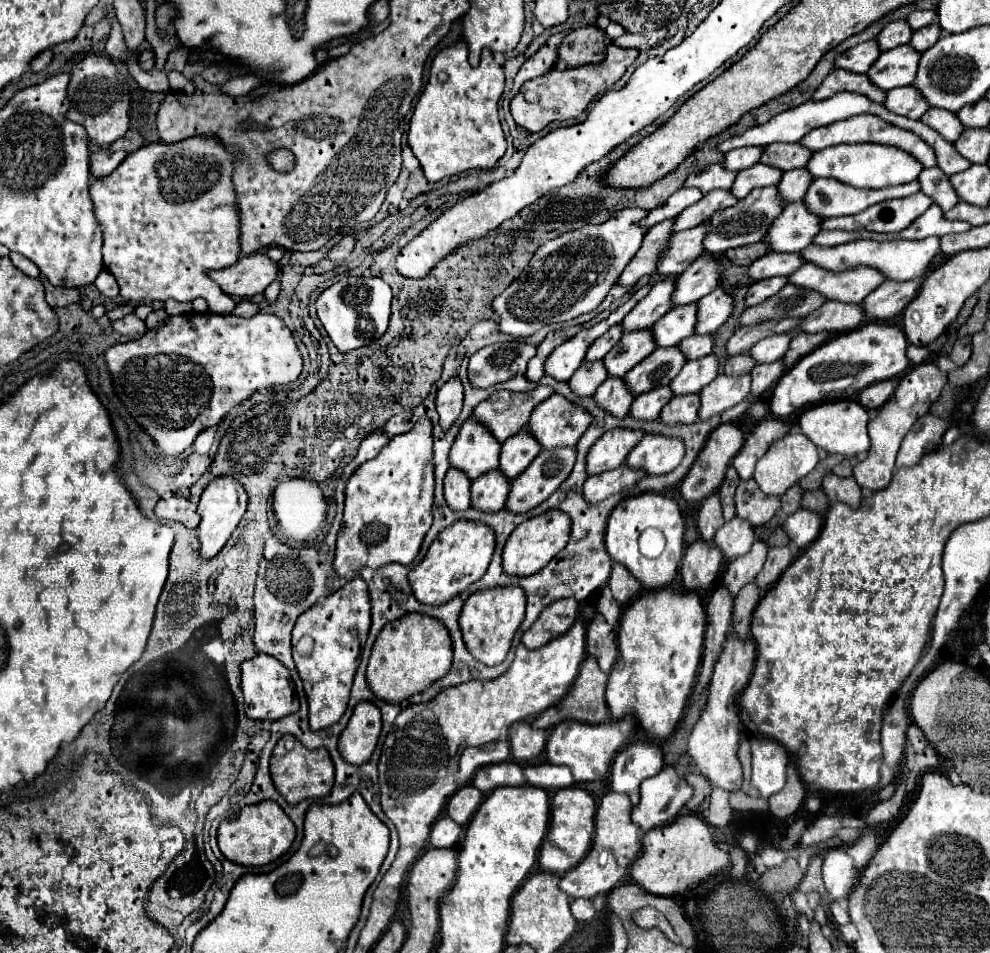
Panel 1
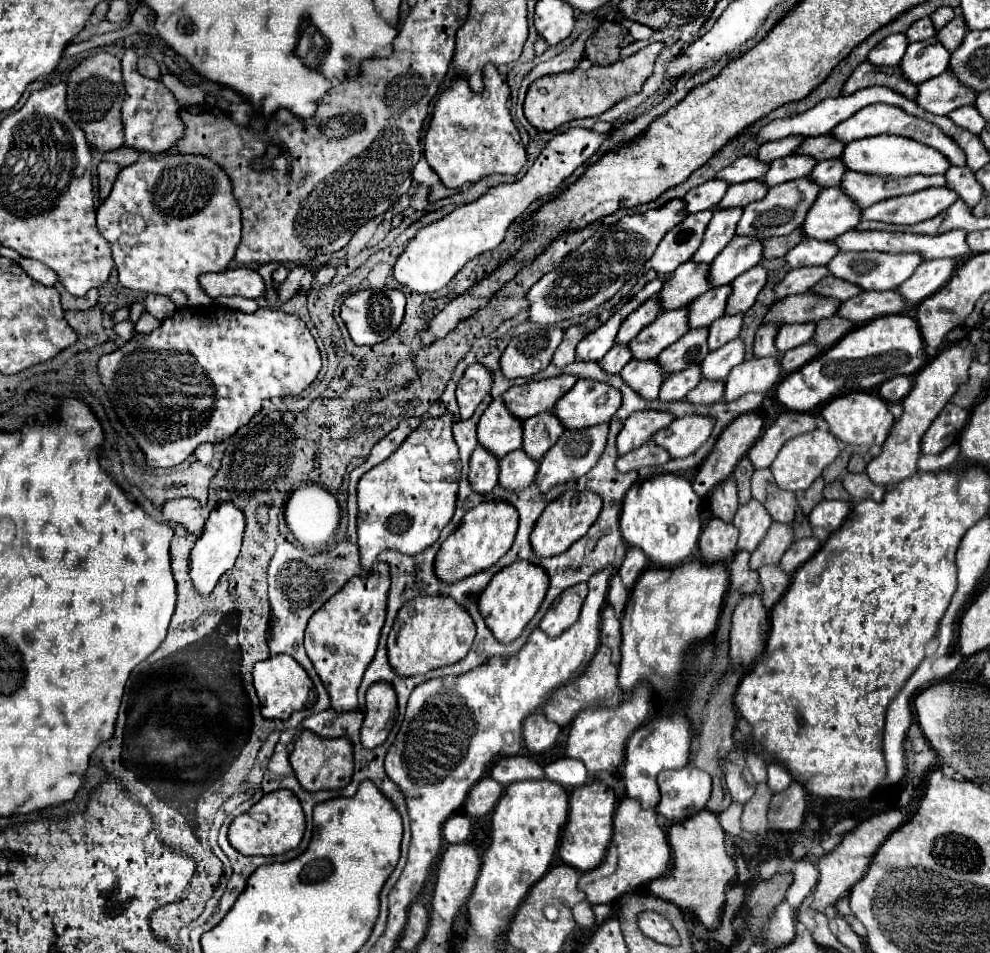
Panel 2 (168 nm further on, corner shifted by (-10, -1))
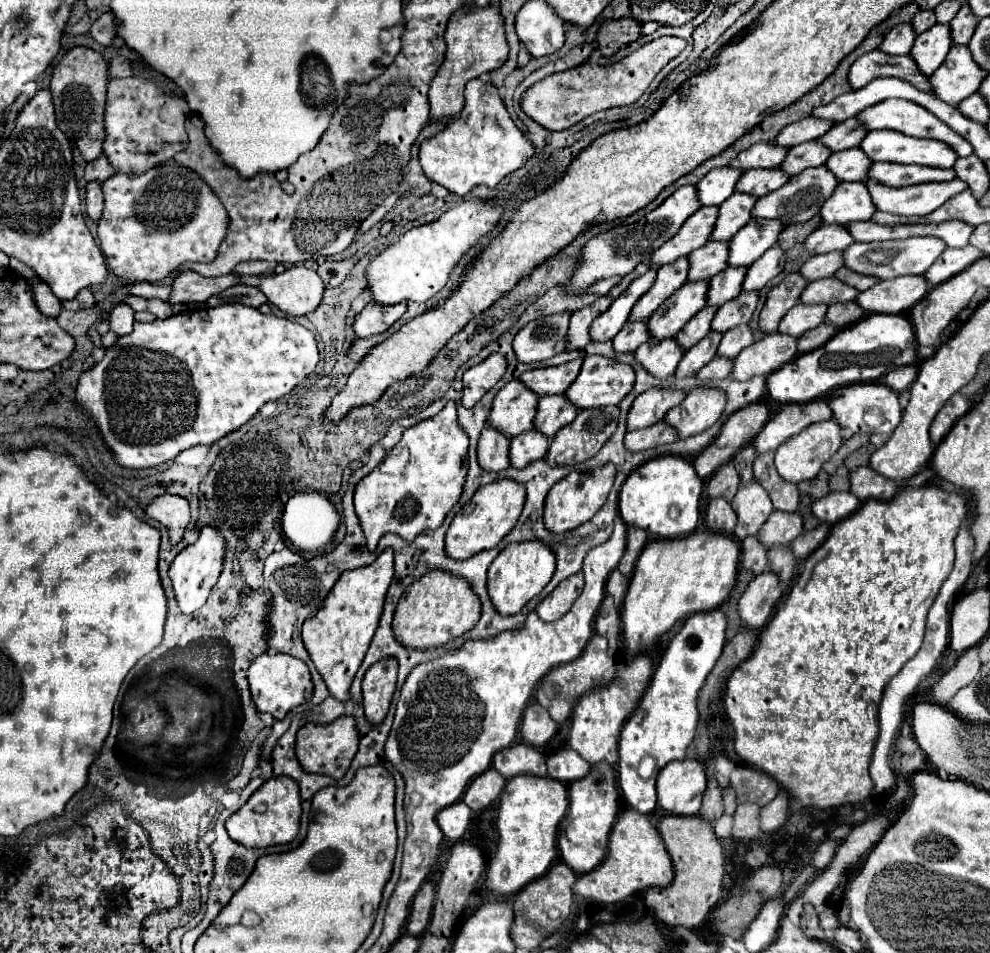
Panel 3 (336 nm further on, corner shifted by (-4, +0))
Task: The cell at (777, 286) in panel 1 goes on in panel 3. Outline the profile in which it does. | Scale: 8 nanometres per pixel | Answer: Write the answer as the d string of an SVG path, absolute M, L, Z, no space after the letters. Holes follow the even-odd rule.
M830 252L830 254L818 254L818 256L812 256L802 268L800 272L812 282L812 280L818 280L818 278L828 278L832 276L838 268L842 268L842 254L844 252Z

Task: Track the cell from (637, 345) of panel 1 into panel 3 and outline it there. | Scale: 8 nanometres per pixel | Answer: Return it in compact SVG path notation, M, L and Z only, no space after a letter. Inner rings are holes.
M696 280L682 284L648 320L650 334L654 338L676 336L682 326L706 306L708 280Z

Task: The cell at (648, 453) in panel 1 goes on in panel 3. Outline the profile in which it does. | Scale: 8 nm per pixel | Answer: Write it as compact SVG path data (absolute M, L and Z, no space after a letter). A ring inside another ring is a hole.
M698 386L690 390L690 394L666 414L666 420L670 426L678 430L680 438L686 438L710 428L724 412L724 406L726 406L724 390Z

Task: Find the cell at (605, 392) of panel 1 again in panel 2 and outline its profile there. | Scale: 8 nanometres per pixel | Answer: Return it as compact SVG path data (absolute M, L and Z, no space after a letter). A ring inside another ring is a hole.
M628 361L620 375L624 383L646 401L658 397L660 385L664 381L664 377L660 377L660 369L656 369L656 361Z

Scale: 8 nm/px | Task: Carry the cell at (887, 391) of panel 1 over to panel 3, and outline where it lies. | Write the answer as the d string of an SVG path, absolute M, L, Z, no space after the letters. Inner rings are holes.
M912 364L912 366L902 366L902 368L894 368L886 374L886 384L890 388L894 388L894 392L902 392L906 388L912 386L912 382L916 380L916 374L918 374L918 368Z

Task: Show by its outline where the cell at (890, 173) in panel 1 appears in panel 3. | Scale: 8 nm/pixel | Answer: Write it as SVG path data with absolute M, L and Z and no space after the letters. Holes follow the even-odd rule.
M870 130L860 148L874 162L898 162L898 164L922 164L932 168L952 168L958 154L938 140L918 140L902 136L898 132Z

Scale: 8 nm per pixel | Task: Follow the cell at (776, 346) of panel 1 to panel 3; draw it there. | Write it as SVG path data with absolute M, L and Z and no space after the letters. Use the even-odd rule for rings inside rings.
M796 304L792 306L786 316L780 322L780 332L790 334L790 336L802 336L806 330L816 328L818 324L824 322L828 304Z

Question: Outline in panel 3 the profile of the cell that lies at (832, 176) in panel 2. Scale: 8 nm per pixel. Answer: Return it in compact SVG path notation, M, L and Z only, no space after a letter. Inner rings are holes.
M850 148L846 152L834 152L828 158L826 166L834 172L834 176L838 176L840 182L844 182L844 180L864 182L868 178L868 170L870 170L872 162L862 152L862 148Z

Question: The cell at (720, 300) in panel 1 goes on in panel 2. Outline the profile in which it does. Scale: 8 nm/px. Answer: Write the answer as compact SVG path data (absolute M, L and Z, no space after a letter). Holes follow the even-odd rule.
M758 265L738 275L736 281L732 281L730 285L732 293L728 295L728 301L726 301L726 315L746 313L754 305L756 295L764 287L764 283L766 283L766 271Z

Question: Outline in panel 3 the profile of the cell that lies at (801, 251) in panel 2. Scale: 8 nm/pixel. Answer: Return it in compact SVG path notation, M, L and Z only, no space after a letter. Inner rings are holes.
M820 224L804 242L810 254L826 254L834 250L846 250L854 238L850 236L848 228L842 224Z

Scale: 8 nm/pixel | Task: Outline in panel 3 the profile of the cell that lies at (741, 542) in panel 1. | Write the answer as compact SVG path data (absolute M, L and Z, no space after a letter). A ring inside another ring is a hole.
M758 482L742 486L732 500L732 508L738 514L738 524L734 528L734 536L738 540L744 540L746 536L756 536L762 524L774 512L768 492Z

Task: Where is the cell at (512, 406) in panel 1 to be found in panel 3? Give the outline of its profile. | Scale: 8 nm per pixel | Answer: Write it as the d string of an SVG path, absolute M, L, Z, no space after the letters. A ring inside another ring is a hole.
M576 358L576 360L570 360L570 362L560 364L560 366L528 370L520 378L538 396L564 394L568 390L568 386L576 380L580 366L582 366L582 358Z

